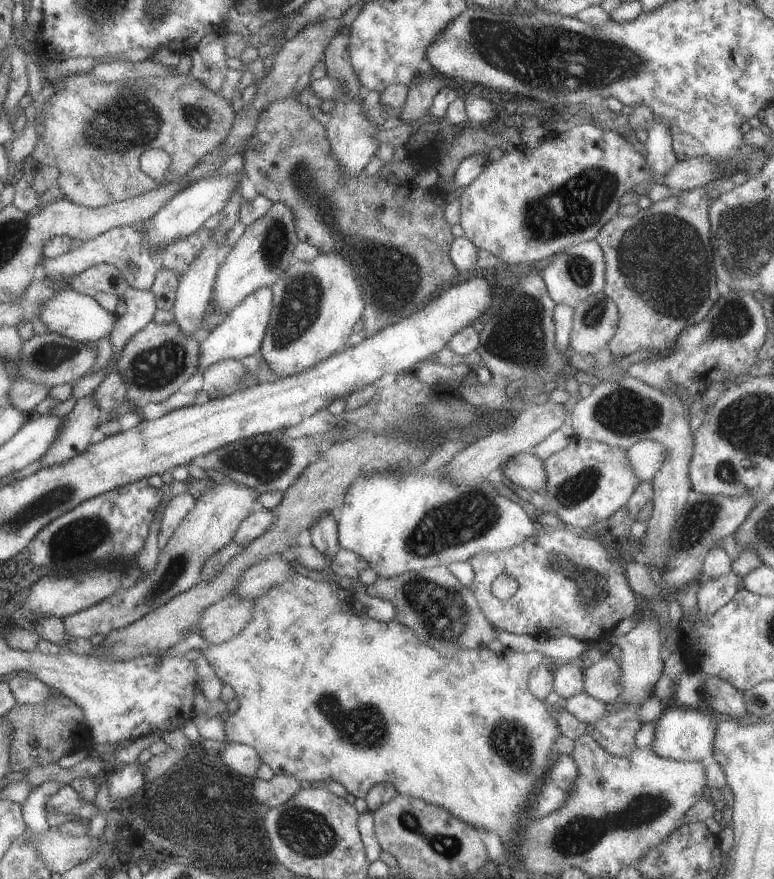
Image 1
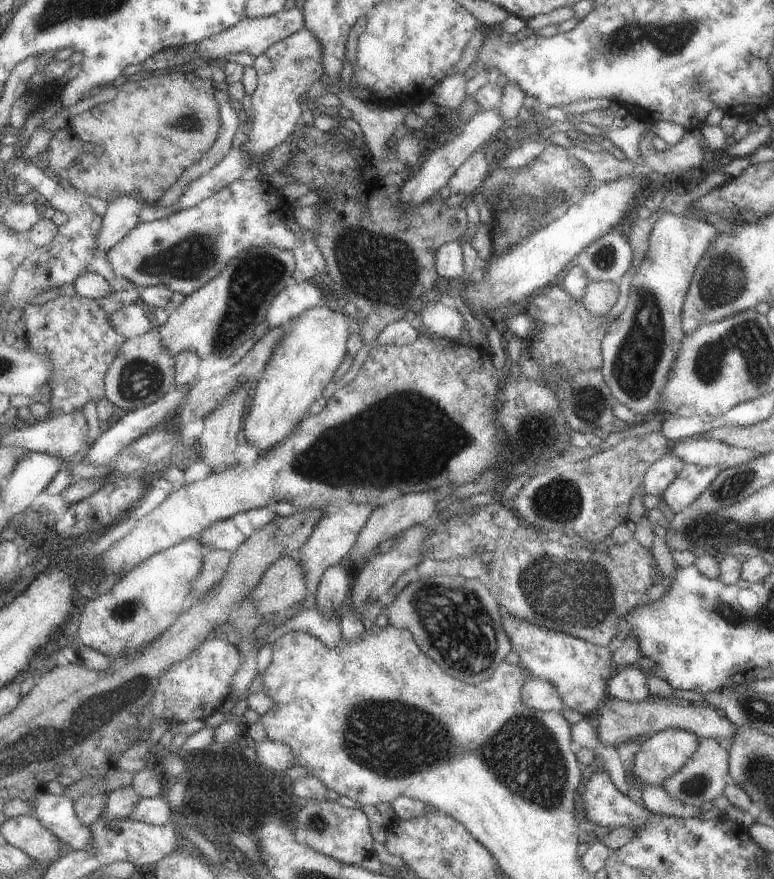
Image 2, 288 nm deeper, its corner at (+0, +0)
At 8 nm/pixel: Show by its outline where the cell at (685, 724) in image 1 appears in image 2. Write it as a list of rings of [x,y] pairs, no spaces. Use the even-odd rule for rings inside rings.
[[[661,730],[641,740],[629,768],[631,780],[645,784],[661,784],[675,772],[699,746],[699,738],[683,730]]]

